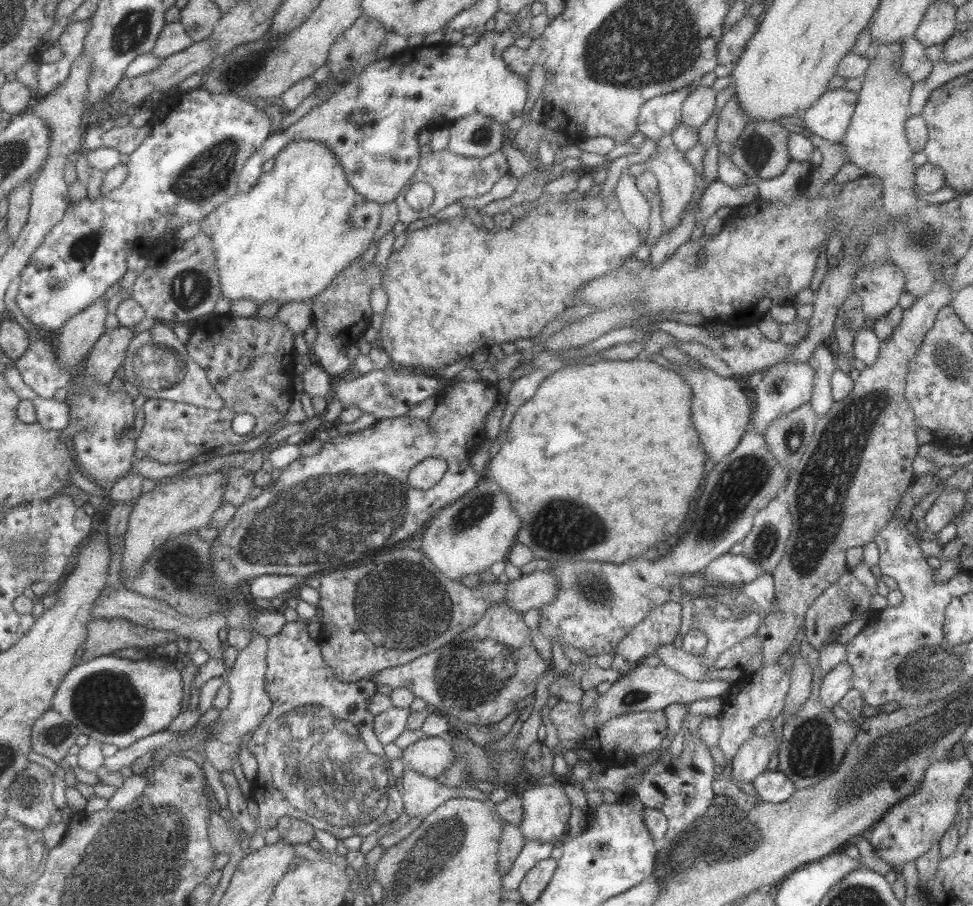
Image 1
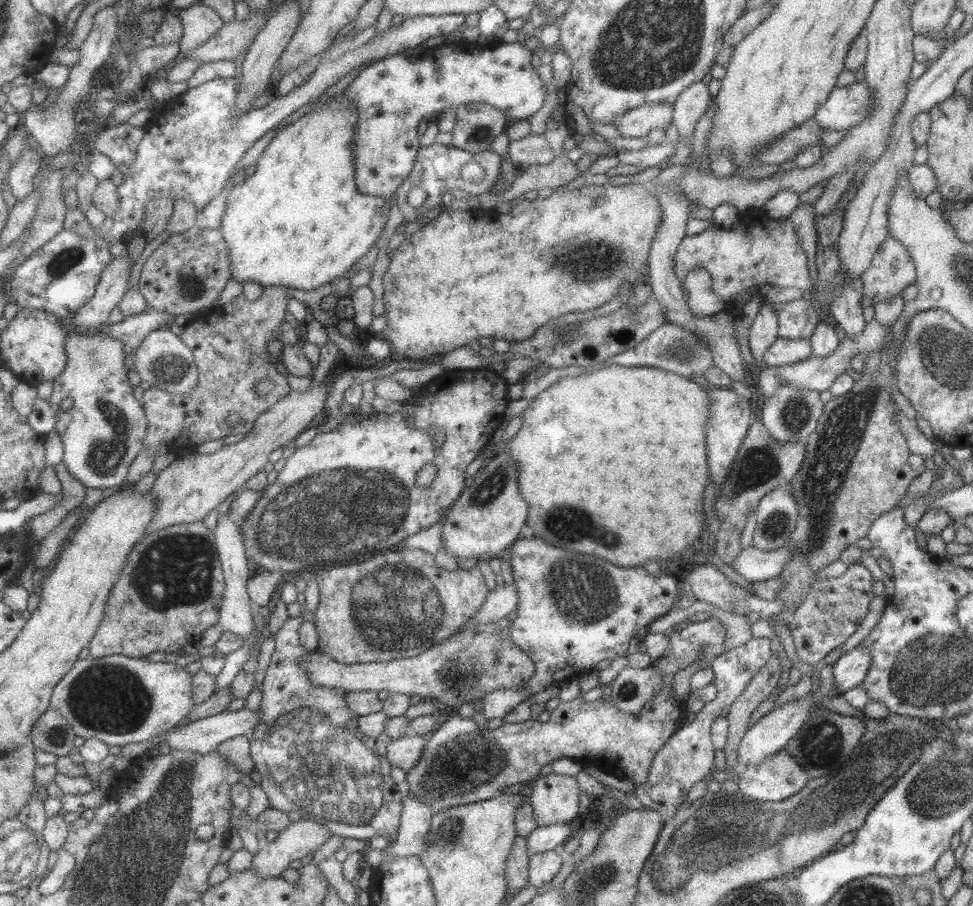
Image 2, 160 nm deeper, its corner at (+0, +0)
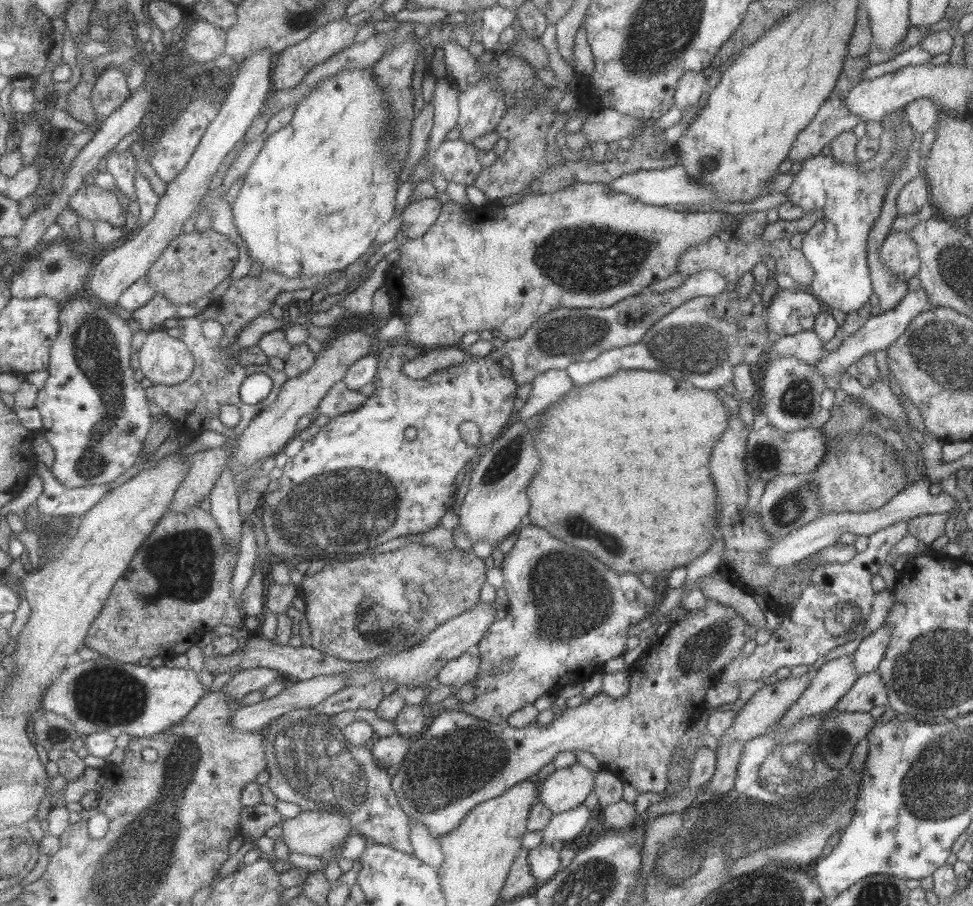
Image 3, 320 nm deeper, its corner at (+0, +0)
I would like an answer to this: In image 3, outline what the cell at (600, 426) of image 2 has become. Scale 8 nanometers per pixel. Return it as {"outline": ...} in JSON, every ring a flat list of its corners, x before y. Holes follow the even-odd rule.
{"outline":[[618,370,605,378,599,378,589,385,572,388,559,401,551,404,543,412,541,430,535,436,535,448,541,458,539,472,531,478,527,487,527,498,530,502,528,518,538,528,544,529,550,536,559,538,562,543,571,544,585,552,591,552,601,564,608,566,613,572,623,574,629,572,638,575,650,572,654,575,670,573,673,568,686,567,697,556,709,549,715,540,717,522,717,494,709,474,709,456,715,440,723,434,727,427,728,412,719,402,716,391,700,390,687,381,679,381,662,372,650,370]]}

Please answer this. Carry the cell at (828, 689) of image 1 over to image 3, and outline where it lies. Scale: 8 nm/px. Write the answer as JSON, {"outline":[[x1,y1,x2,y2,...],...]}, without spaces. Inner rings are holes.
{"outline":[[883,621,876,629,873,629,873,632,861,638,852,654,853,668,857,677,877,671,889,641,890,628,887,621]]}

